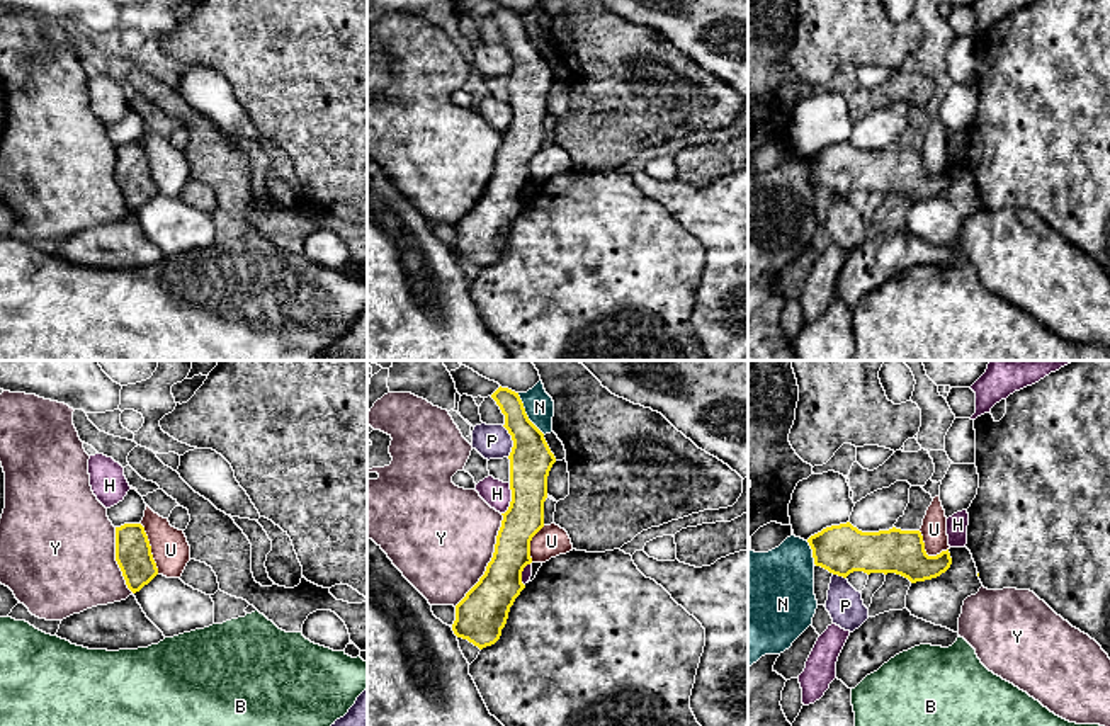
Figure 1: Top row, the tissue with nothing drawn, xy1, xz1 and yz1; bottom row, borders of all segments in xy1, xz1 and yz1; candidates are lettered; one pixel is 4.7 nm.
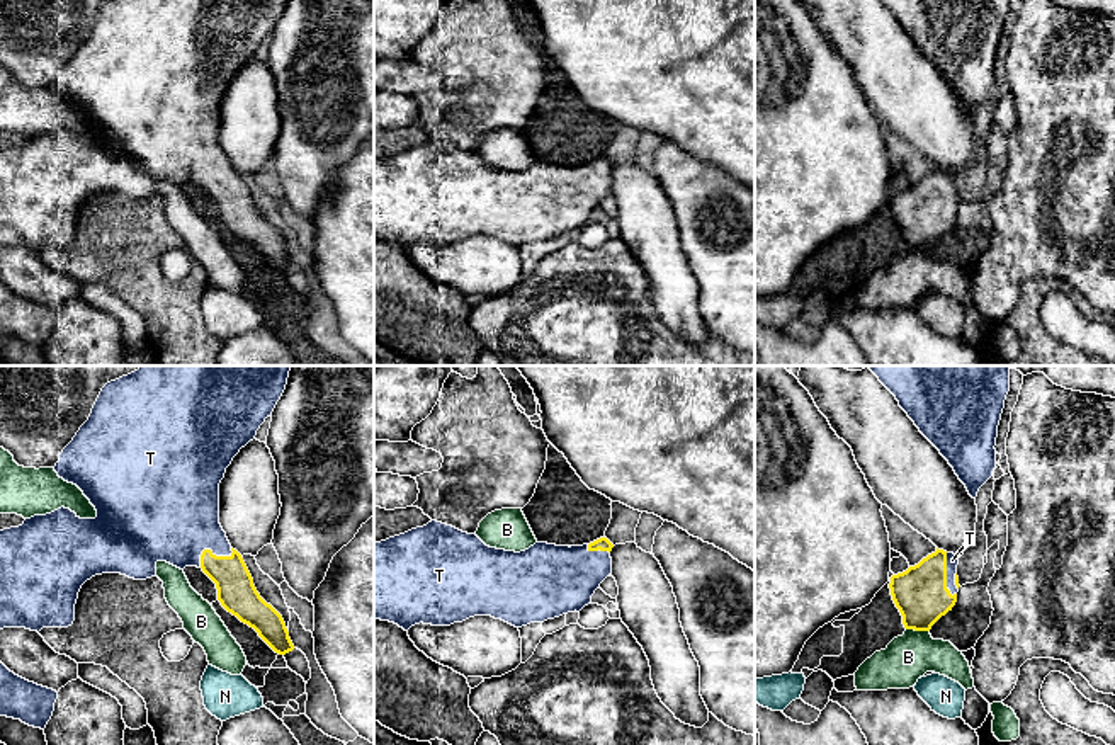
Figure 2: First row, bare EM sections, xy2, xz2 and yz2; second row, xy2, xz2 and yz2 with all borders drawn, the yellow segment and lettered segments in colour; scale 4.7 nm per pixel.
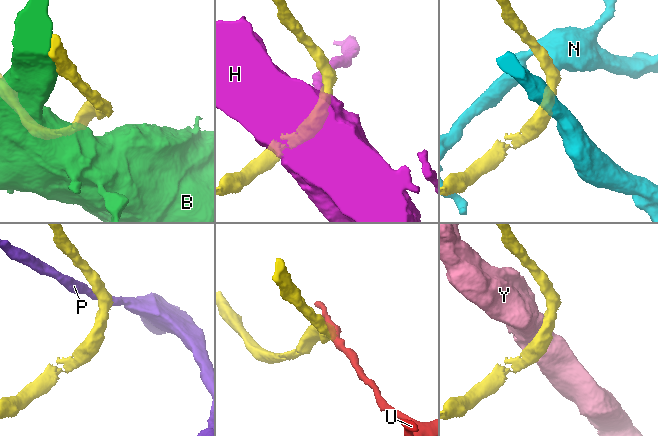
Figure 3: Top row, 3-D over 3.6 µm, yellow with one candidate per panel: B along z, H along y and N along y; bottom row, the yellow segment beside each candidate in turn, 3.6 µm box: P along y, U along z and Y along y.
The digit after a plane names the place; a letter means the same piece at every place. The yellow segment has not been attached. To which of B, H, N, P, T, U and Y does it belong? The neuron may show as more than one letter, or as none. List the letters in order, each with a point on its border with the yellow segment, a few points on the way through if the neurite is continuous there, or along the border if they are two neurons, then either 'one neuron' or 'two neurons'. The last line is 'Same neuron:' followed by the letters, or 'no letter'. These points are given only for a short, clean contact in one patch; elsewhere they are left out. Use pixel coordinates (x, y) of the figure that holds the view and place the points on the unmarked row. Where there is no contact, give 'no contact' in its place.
B: yz2 (918, 249) | two neurons
H: xz1 (512, 118) | two neurons
N: xz1 (526, 33) | along xz1 (517, 12), (526, 34), (544, 53) | two neurons
P: xz1 (512, 58) | along xz1 (502, 45), (512, 60), (509, 75) | two neurons
T: xy2 (209, 169) | across xy2 (237, 211), (232, 194), (209, 169), (170, 133) | one neuron
U: xy1 (150, 169) | along xy1 (140, 143), (158, 192) | two neurons
Y: xz1 (492, 179) | two neurons
Same neuron: T

